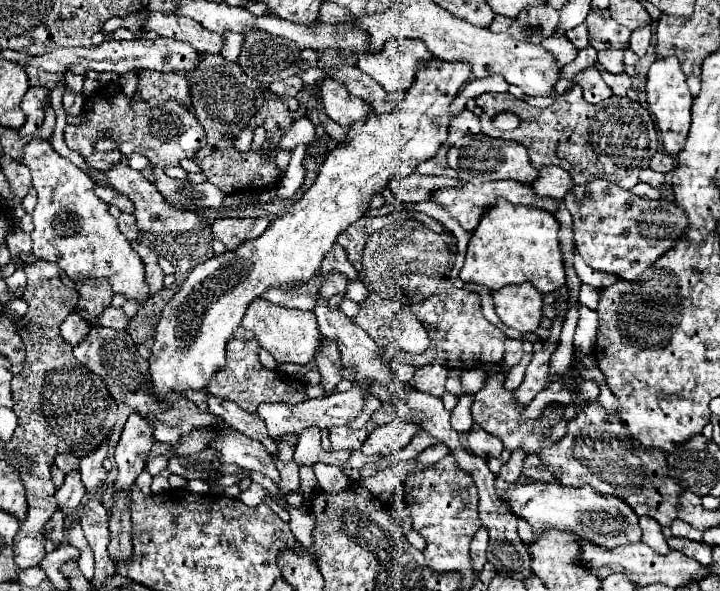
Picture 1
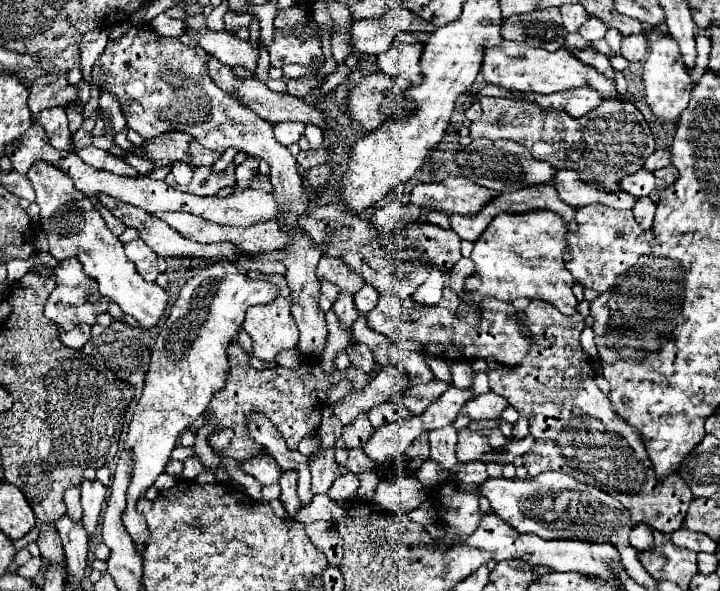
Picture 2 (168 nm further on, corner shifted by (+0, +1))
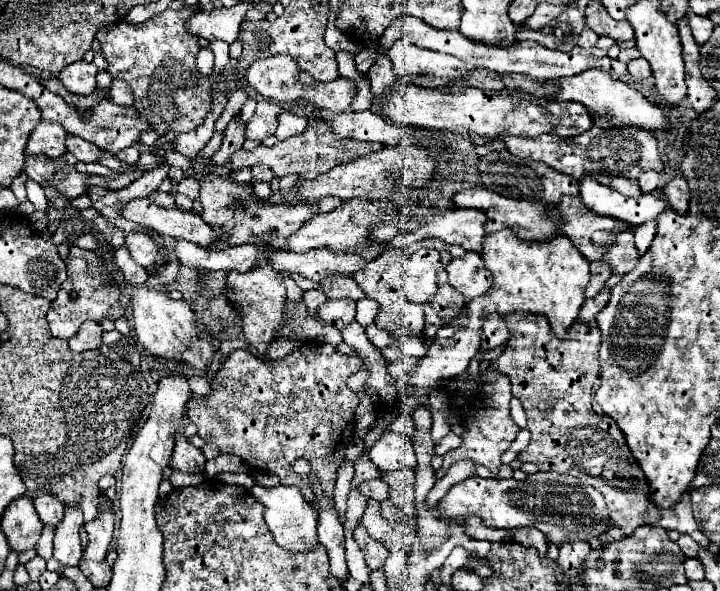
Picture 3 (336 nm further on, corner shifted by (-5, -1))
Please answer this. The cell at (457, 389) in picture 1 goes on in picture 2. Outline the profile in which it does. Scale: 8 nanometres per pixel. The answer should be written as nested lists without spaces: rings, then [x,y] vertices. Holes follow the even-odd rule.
[[[426,356],[426,364],[434,372],[434,376],[438,376],[440,380],[450,380],[450,366],[448,366],[446,360],[434,358],[434,356]]]

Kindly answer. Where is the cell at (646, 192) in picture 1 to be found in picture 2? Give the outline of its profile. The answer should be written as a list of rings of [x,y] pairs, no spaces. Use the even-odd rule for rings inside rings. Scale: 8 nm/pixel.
[[[646,196],[640,198],[634,206],[634,218],[638,220],[640,228],[652,228],[652,220],[654,220],[654,212],[656,212],[656,204]]]

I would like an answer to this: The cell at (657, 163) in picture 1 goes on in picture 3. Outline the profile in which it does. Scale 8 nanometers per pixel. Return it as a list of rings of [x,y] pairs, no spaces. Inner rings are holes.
[[[675,176],[675,178],[663,188],[663,192],[665,192],[669,204],[671,204],[675,210],[679,210],[679,212],[687,210],[689,188],[687,188],[687,180],[685,180],[683,176]]]

